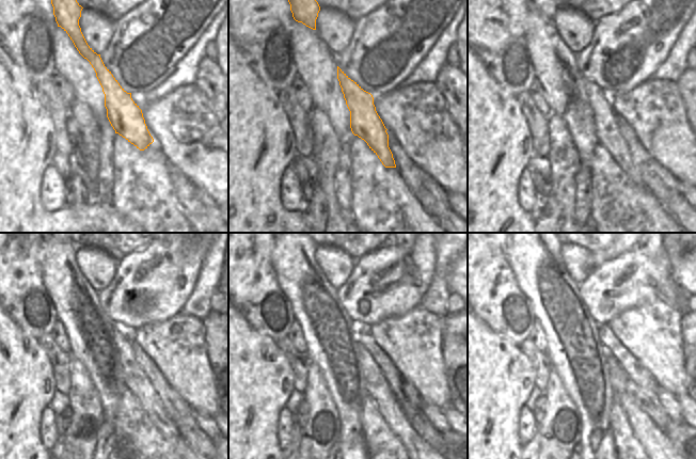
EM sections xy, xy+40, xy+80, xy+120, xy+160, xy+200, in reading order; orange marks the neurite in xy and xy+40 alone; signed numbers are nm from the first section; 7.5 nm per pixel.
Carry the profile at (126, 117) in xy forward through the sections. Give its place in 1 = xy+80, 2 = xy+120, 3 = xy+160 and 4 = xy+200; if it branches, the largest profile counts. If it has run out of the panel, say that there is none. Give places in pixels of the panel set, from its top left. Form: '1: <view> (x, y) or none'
1: xy+80 (607, 131)
2: xy+120 (135, 378)
3: xy+160 (378, 388)
4: xy+200 (643, 427)

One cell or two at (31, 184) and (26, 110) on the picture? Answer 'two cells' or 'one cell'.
one cell

